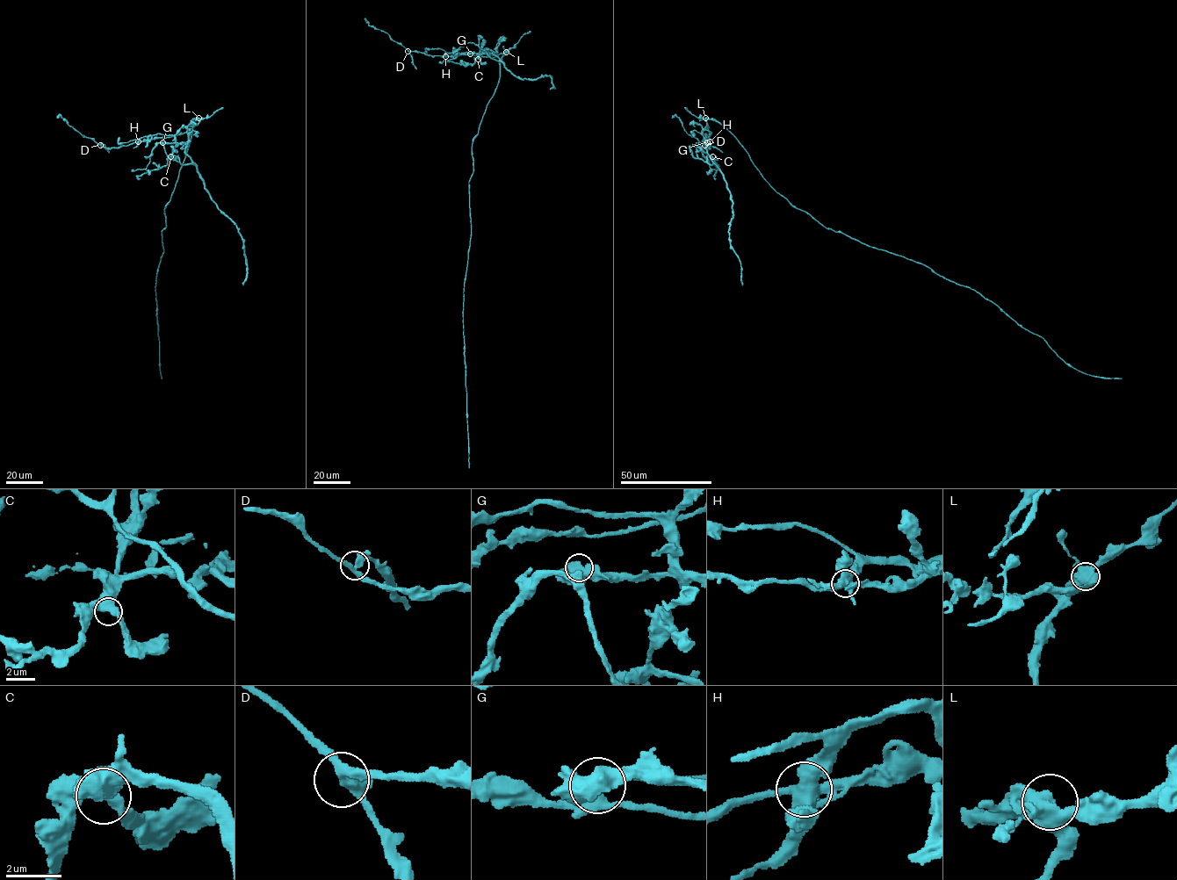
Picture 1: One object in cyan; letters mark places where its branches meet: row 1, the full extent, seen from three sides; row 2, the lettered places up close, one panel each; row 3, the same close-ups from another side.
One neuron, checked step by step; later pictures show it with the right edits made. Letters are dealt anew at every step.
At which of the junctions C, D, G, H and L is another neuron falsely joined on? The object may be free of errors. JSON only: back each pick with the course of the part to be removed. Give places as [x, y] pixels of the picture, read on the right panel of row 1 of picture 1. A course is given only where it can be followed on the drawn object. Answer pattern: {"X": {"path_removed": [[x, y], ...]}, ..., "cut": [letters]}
{"H": {"path_removed": [[710, 142], [707, 119], [730, 132], [777, 192], [825, 227], [974, 289], [1066, 364], [1121, 378]]}, "cut": ["H"]}

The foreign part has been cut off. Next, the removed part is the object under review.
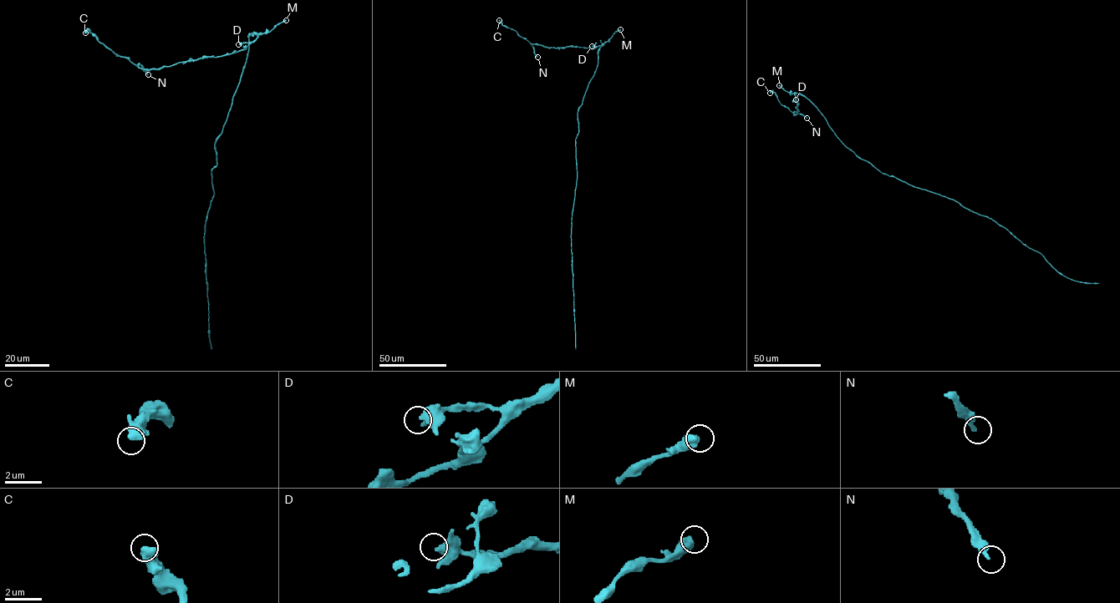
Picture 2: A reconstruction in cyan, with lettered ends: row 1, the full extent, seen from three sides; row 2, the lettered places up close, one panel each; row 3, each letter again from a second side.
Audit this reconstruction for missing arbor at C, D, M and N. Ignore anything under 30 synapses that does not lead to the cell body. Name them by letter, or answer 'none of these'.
none of these

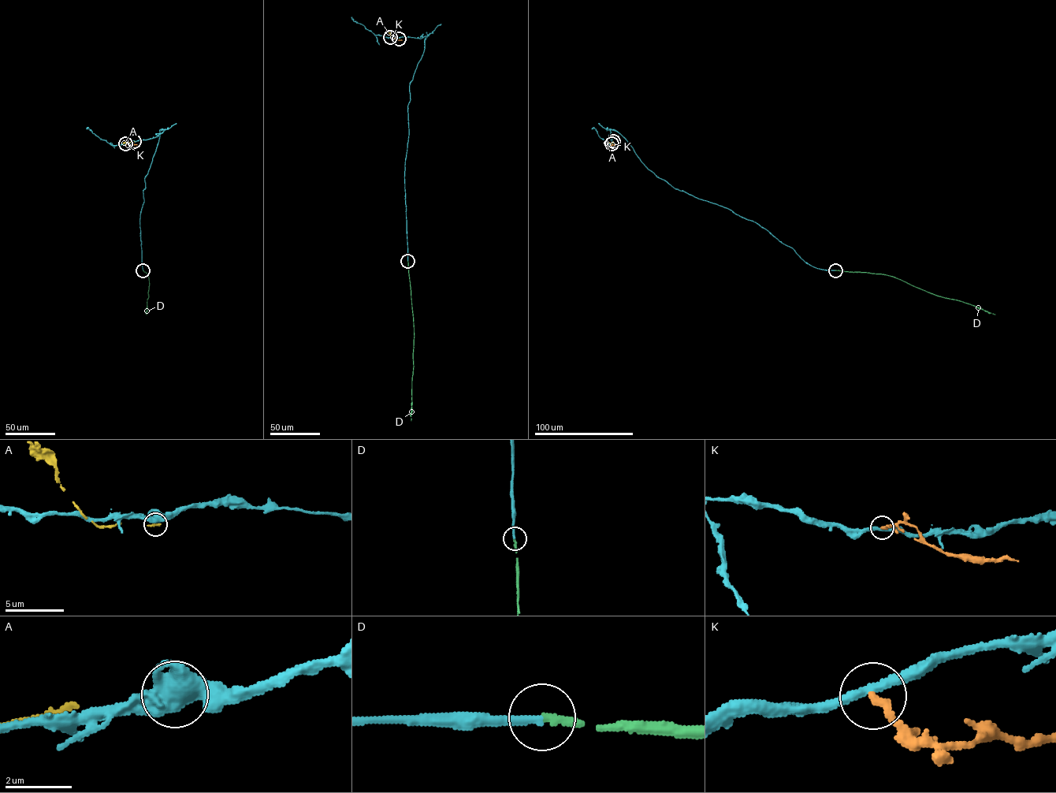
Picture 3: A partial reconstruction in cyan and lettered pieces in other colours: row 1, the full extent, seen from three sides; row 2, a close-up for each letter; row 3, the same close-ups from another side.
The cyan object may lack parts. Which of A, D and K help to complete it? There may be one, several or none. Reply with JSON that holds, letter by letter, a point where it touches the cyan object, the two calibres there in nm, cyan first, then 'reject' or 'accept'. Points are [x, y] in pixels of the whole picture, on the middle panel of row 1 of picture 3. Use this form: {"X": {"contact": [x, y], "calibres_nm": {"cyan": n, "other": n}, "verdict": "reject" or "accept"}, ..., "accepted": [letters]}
{"A": {"contact": [399, 39], "calibres_nm": {"cyan": 480, "other": 200}, "verdict": "reject"}, "D": {"contact": [407, 261], "calibres_nm": {"cyan": 240, "other": 200}, "verdict": "accept"}, "K": {"contact": [390, 37], "calibres_nm": {"cyan": 280, "other": 240}, "verdict": "reject"}, "accepted": ["D"]}

